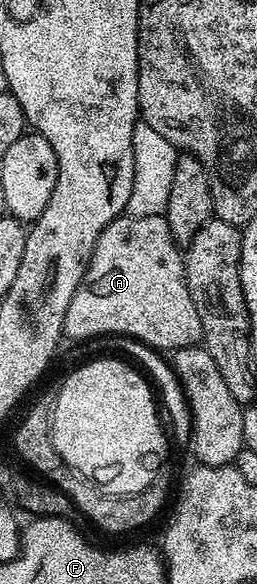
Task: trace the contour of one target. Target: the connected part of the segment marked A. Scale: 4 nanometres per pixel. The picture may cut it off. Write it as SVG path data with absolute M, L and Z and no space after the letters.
M125 213L106 225L94 245L84 280L70 301L70 309L66 309L63 334L72 339L92 339L95 335L132 335L128 337L164 353L177 351L179 347L194 347L203 340L202 321L198 317L198 309L194 309L184 276L184 257L181 248L172 240L170 225L163 215L136 217Z

